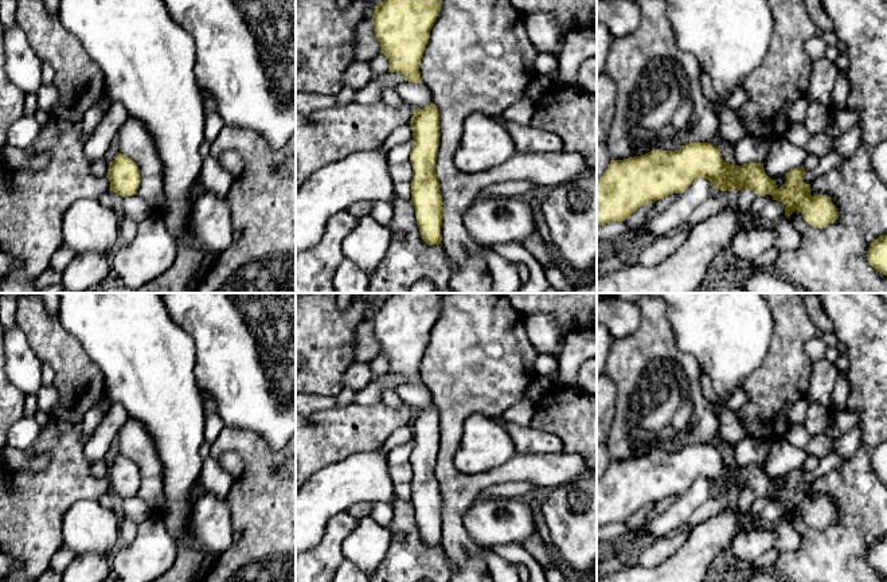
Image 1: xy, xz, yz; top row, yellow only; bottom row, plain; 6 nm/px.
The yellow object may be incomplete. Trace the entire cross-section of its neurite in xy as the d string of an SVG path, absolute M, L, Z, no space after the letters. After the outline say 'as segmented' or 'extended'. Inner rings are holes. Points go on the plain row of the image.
M118 454L109 465L106 477L110 483L110 492L122 499L137 496L141 477L137 465L128 457Z; as segmented

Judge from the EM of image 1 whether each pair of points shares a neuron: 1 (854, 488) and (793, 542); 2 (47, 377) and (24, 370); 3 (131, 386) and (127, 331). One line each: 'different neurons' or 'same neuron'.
1: different neurons
2: different neurons
3: same neuron

